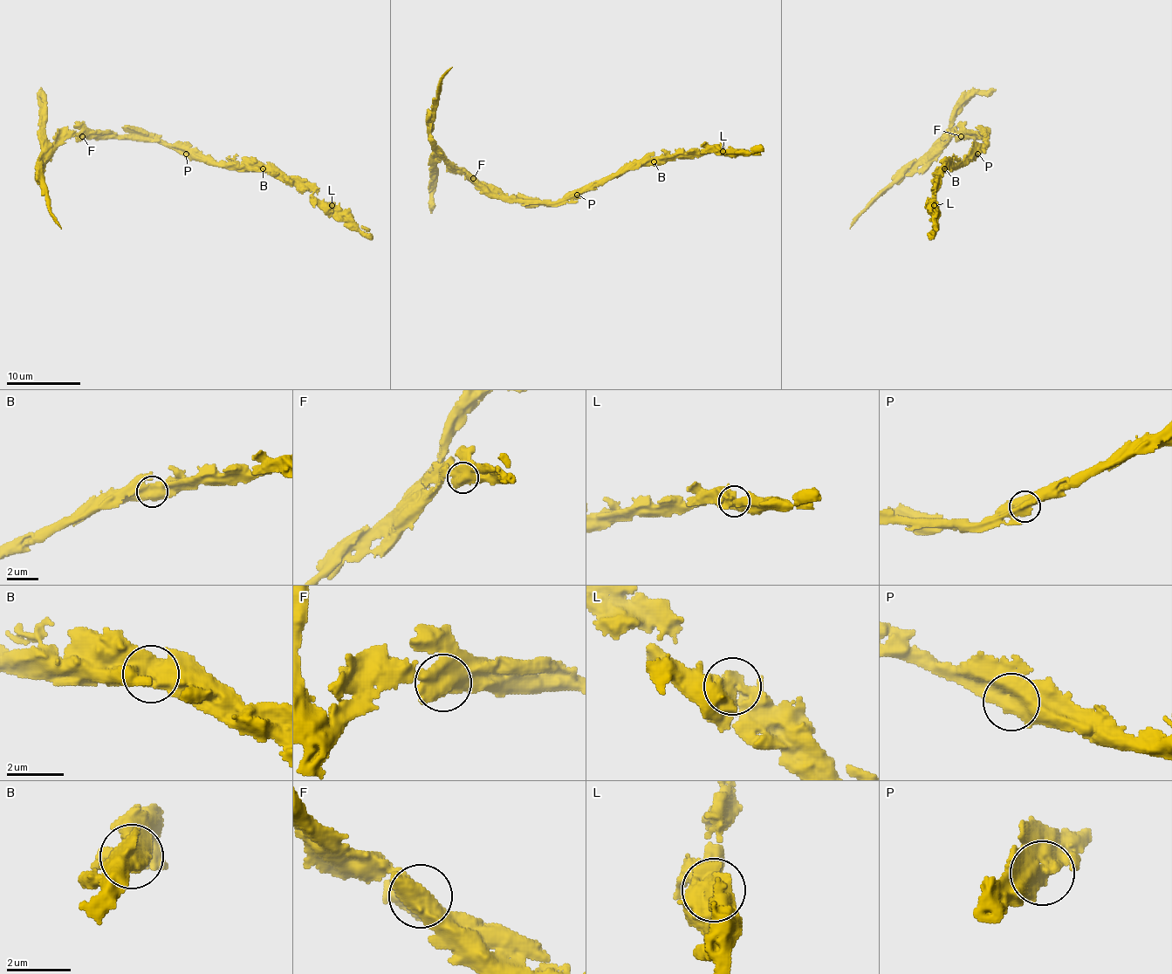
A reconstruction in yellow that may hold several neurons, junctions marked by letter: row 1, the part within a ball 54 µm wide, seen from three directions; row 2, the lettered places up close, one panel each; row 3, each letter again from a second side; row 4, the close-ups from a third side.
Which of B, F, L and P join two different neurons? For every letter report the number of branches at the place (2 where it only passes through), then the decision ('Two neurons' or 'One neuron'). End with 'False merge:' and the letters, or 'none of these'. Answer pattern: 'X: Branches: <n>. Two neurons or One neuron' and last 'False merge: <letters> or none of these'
B: Branches: 2. One neuron
F: Branches: 2. One neuron
L: Branches: 1. One neuron
P: Branches: 2. One neuron
False merge: none of these

